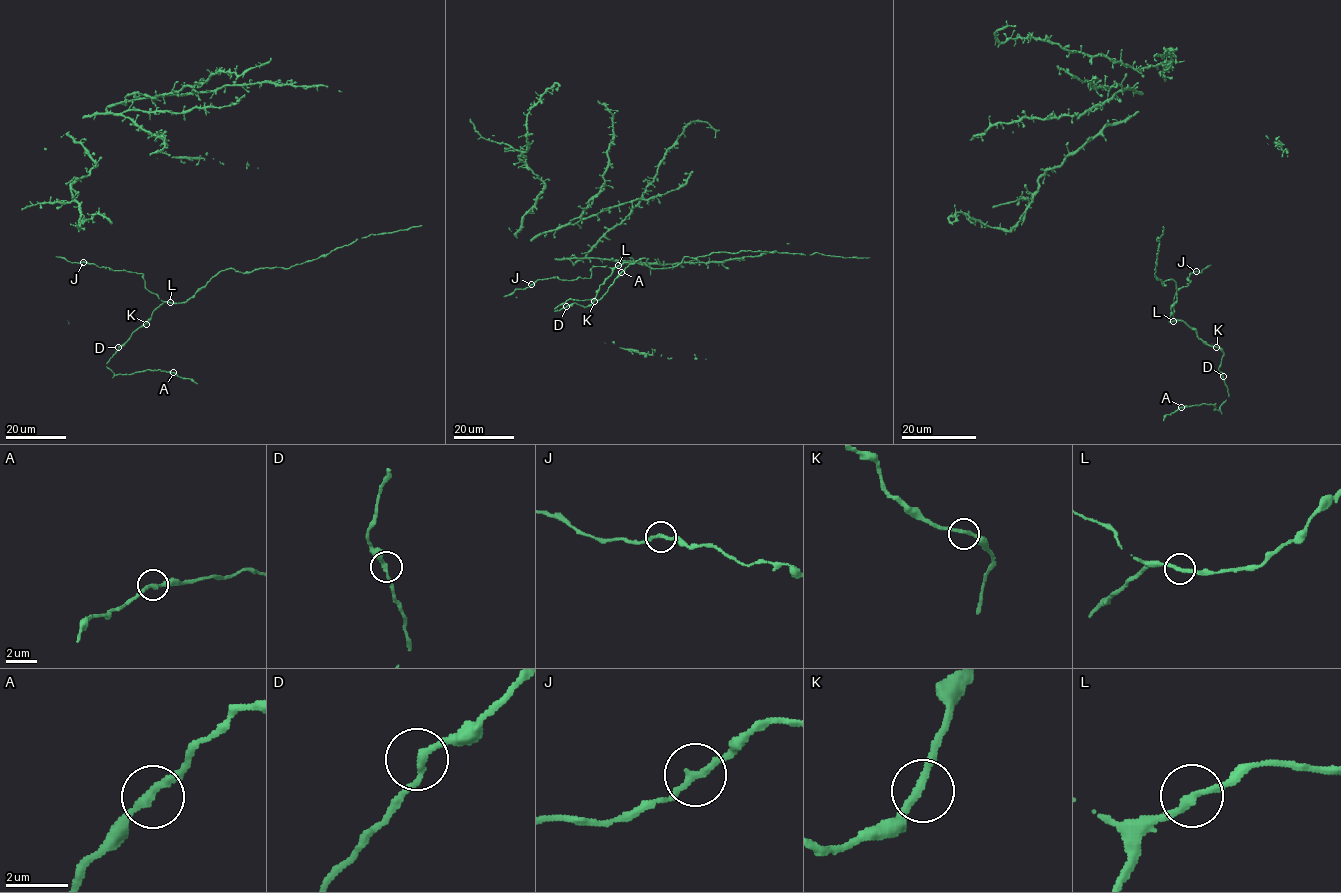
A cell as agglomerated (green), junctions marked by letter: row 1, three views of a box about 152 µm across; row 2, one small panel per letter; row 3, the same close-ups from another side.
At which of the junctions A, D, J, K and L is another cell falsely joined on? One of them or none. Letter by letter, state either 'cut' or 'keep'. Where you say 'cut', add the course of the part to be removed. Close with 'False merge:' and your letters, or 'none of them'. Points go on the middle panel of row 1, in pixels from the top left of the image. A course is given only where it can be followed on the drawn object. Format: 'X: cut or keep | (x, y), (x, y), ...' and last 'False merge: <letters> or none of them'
A: keep
D: keep
J: keep
K: keep
L: keep
False merge: none of them

